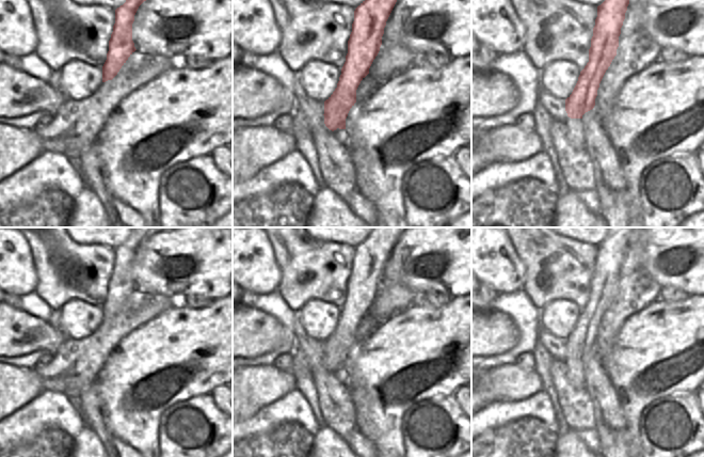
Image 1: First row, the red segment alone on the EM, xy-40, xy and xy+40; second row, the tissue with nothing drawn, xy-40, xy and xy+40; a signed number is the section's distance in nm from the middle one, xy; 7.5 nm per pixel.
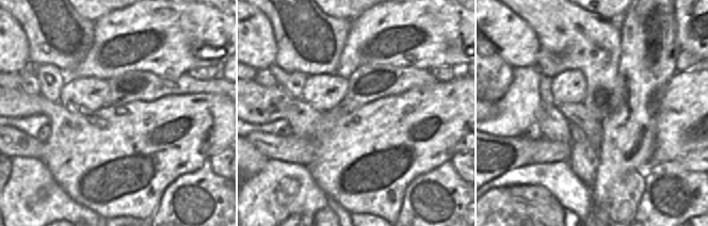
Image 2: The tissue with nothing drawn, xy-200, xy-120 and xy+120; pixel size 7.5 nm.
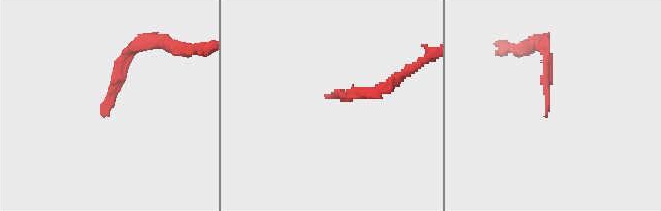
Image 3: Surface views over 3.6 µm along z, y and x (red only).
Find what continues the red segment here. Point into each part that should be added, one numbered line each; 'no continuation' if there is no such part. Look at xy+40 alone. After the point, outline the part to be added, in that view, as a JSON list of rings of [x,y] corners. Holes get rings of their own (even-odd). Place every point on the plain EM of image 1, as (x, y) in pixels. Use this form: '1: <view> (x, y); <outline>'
1: xy+40 (575, 374); [[[566,357],[565,365],[567,367],[567,378],[577,389],[585,388],[585,374],[582,372],[582,358]]]

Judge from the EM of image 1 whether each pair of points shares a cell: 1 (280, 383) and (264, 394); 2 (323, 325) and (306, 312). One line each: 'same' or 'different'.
1: same
2: same

